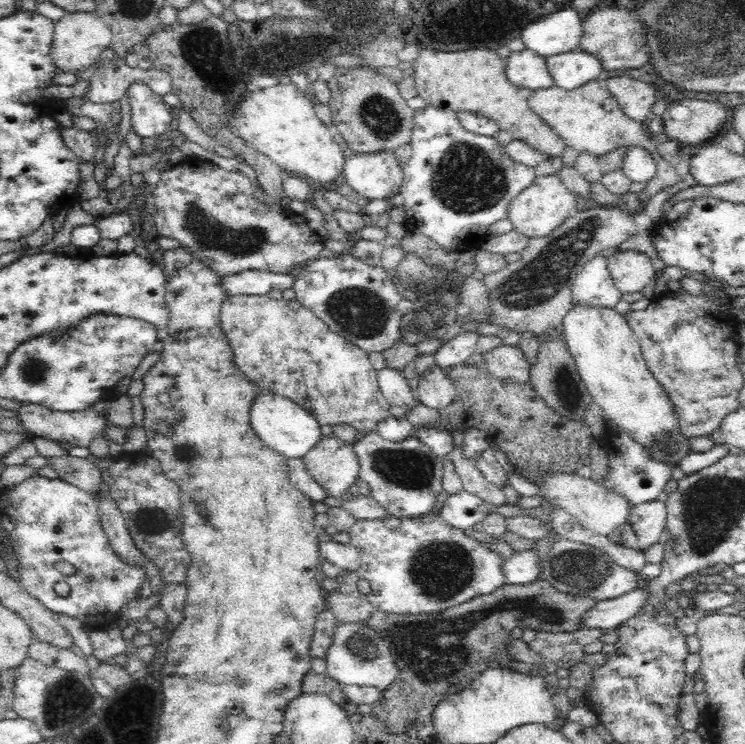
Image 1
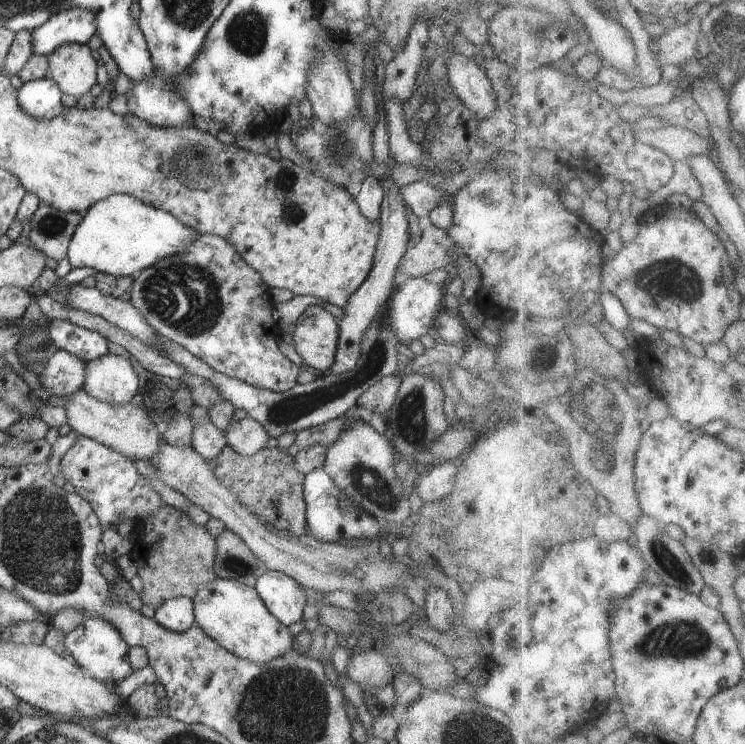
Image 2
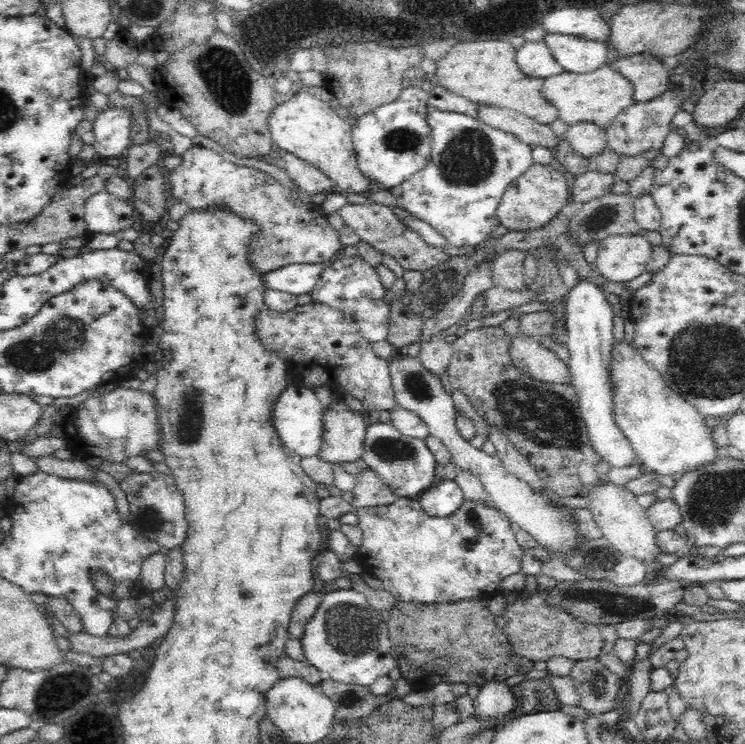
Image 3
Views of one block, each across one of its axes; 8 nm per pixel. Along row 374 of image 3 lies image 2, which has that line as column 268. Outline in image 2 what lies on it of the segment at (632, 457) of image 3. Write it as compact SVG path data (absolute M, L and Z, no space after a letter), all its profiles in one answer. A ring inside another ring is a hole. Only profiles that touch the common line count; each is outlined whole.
M280 571L259 574L253 586L274 618L287 627L303 618L307 590Z

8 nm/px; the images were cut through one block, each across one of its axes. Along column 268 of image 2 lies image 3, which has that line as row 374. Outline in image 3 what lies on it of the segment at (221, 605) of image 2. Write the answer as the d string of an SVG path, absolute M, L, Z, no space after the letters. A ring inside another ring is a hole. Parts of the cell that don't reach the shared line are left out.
M626 341L612 344L612 412L616 425L628 437L638 463L662 476L692 472L712 464L724 454L712 440L712 430L704 415L691 402L680 397L664 382L659 370L654 370L636 348Z

